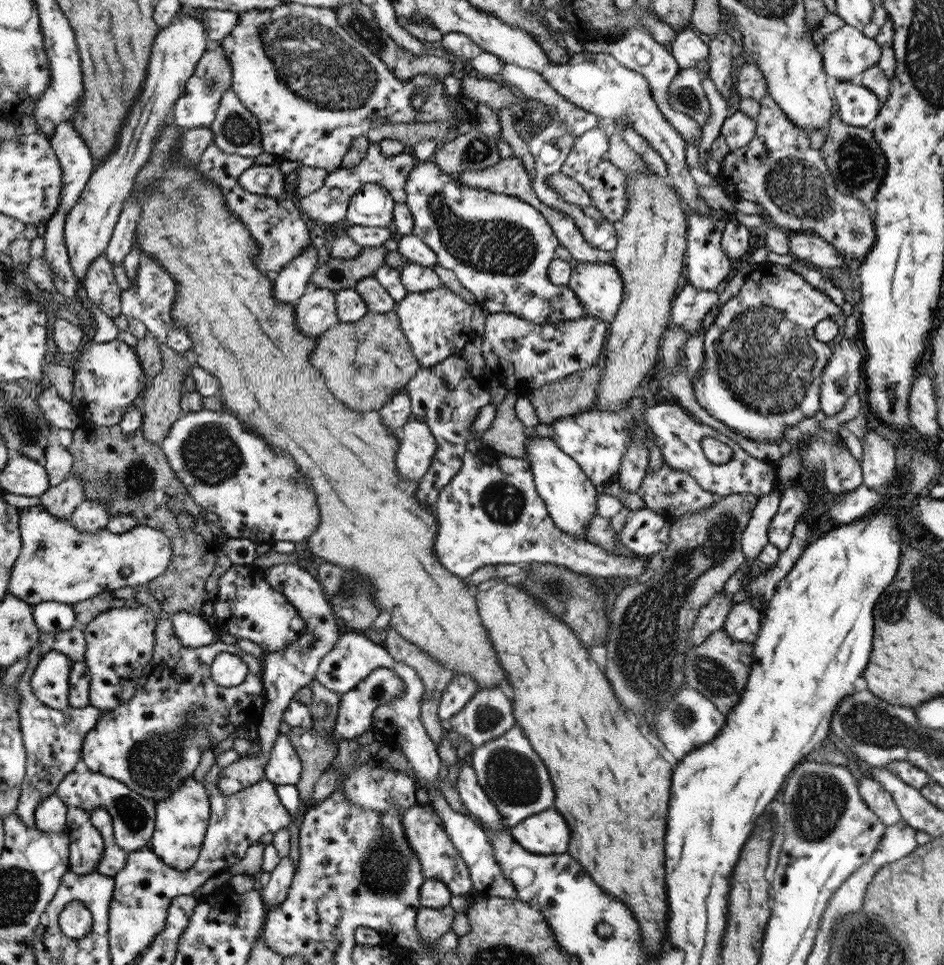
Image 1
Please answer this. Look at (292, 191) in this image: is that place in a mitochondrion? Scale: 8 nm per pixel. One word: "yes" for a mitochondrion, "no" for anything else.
no

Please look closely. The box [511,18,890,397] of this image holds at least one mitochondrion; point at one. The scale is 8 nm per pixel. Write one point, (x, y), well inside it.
(796, 188)

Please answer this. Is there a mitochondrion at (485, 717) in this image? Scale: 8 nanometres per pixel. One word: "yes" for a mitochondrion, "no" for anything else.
yes

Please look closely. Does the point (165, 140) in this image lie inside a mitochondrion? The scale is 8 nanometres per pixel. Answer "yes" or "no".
no

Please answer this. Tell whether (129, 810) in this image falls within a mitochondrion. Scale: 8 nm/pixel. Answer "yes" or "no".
yes

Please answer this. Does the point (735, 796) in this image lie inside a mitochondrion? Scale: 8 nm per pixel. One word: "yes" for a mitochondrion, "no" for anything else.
no

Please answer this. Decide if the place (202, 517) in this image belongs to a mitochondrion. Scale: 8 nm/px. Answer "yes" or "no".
no

